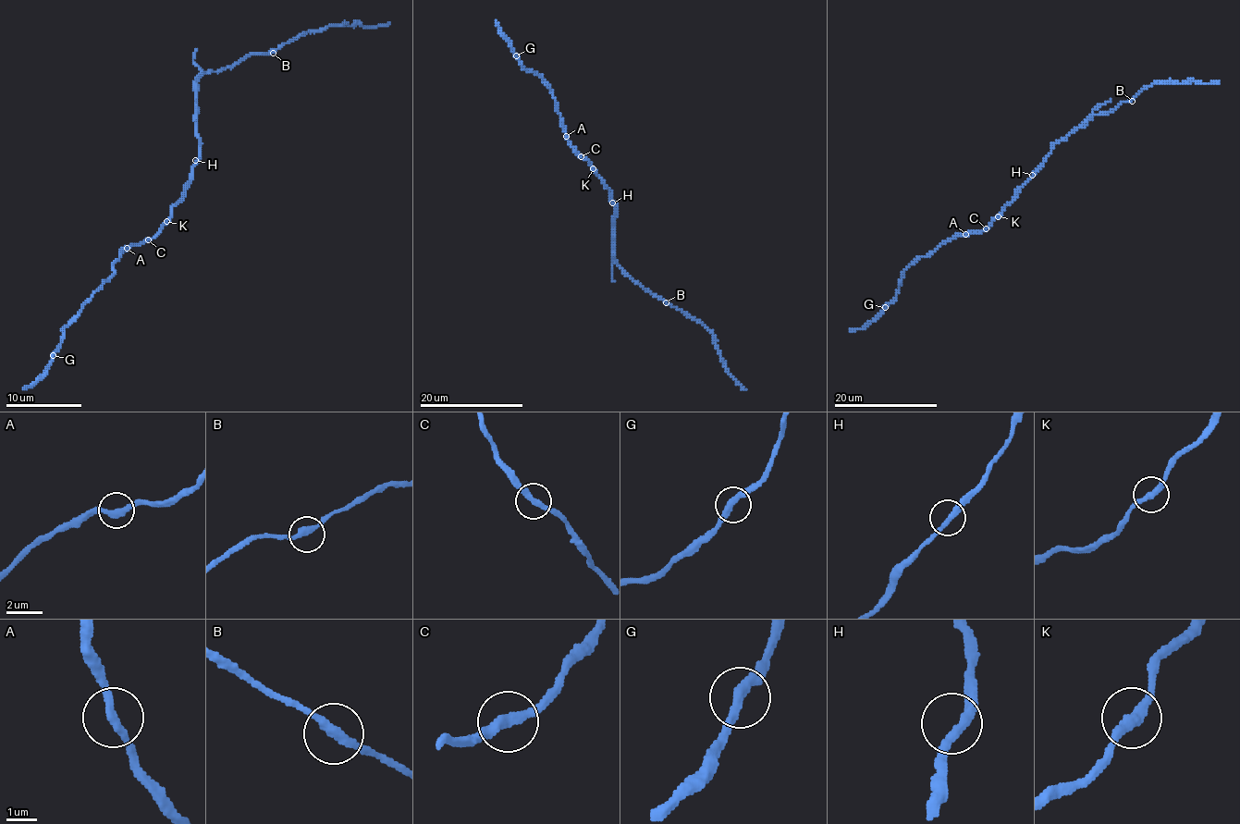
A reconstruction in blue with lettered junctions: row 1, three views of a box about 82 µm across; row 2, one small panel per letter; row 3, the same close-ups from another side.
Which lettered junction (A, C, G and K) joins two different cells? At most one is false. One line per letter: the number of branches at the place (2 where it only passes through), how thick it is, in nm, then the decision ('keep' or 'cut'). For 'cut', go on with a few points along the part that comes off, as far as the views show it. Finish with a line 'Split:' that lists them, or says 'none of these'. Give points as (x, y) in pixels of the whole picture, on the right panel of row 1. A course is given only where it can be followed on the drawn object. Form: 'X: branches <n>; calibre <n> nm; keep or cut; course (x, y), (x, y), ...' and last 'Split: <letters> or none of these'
A: branches 2; calibre 320 nm; keep
C: branches 2; calibre 320 nm; keep
G: branches 2; calibre 320 nm; keep
K: branches 2; calibre 320 nm; keep
Split: none of these

